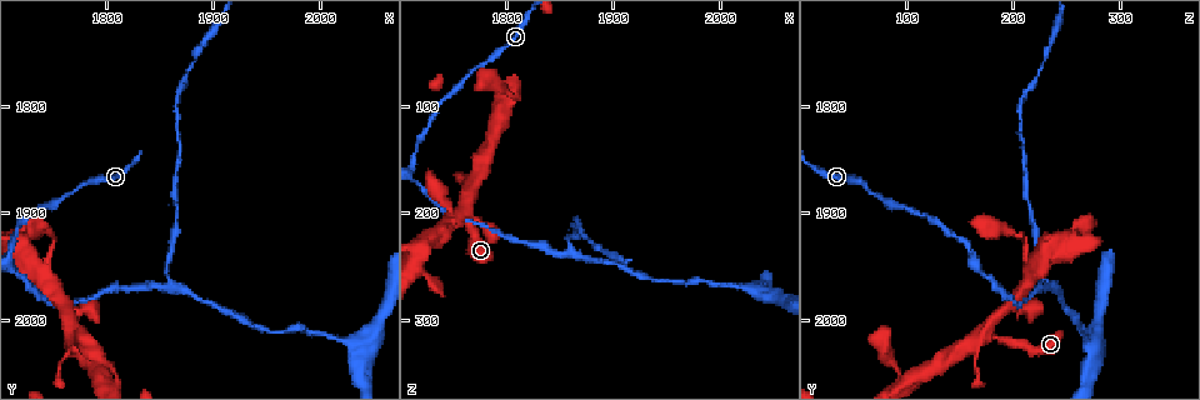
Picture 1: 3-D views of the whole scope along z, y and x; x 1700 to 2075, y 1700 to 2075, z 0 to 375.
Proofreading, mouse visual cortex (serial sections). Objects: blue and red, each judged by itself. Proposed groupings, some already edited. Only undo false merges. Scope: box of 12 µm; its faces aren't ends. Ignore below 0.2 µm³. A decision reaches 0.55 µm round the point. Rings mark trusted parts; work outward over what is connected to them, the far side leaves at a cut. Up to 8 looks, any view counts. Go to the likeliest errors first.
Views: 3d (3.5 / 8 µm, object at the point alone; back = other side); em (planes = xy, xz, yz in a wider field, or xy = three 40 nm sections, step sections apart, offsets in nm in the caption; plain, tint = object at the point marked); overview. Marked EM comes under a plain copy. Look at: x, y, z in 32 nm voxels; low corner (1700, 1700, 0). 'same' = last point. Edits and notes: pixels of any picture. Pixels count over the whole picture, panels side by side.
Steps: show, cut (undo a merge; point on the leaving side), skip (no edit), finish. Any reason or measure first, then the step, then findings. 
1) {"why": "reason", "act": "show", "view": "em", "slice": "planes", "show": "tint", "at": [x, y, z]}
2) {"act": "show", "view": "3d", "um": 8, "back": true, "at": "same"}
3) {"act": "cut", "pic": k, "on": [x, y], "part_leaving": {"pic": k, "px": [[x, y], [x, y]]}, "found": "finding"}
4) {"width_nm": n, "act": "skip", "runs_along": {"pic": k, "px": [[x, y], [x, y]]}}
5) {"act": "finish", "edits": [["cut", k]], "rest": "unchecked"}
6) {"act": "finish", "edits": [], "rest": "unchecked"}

{"why": "arms part here", "act": "show", "view": "3d", "um": 3.5, "at": [1858, 1970, 240]}

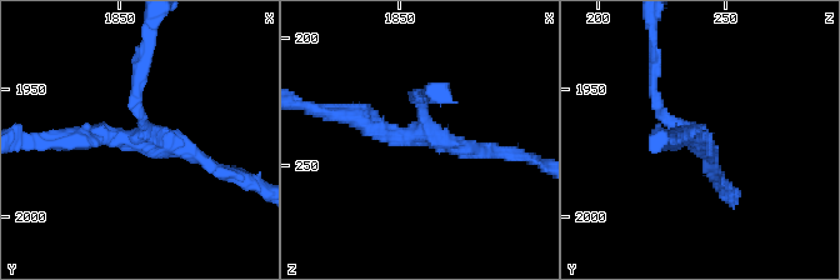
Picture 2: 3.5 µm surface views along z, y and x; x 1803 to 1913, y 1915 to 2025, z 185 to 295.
{"arms": 3, "arm_widths_nm": [150, 200, 250], "act": "show", "view": "em", "slice": "xy", "step": 3, "show": "tint", "at": [1860, 1970, 237]}

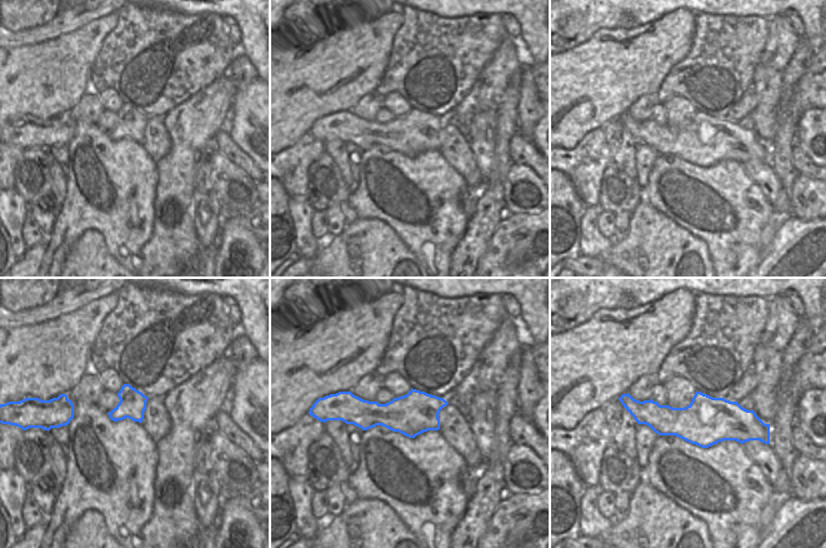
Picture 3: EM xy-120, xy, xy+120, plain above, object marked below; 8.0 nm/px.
{"width_nm": 340, "act": "skip", "runs_along": {"pic": 3, "px": [[627, 404], [665, 421], [754, 426]]}, "found": "all the same cell"}

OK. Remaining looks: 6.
{"why": "arms part here", "act": "show", "view": "3d", "um": 3.5, "at": [1768, 2012, 174]}

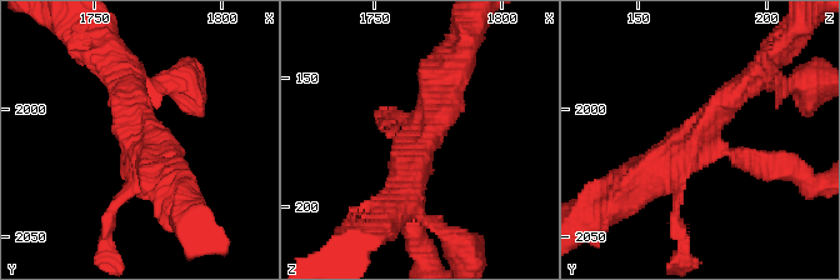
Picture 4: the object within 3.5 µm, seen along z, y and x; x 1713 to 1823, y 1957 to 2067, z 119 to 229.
{"act": "show", "view": "em", "slice": "xy", "step": 5, "show": "tint", "at": [1770, 2013, 177]}

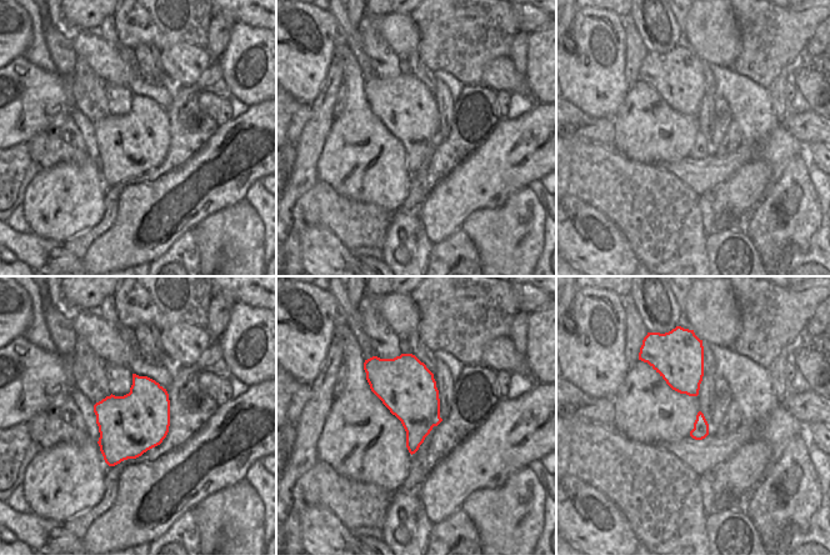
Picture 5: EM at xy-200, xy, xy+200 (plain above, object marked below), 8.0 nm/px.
{"width_nm": 460, "act": "skip", "runs_along": {"pic": 4, "px": [[778, 164], [706, 141], [751, 80]]}, "found": "continuous, no second cell"}

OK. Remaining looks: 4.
{"why": "small branch off a trunk", "act": "show", "view": "3d", "um": 3.5, "at": [2038, 2020, 274]}

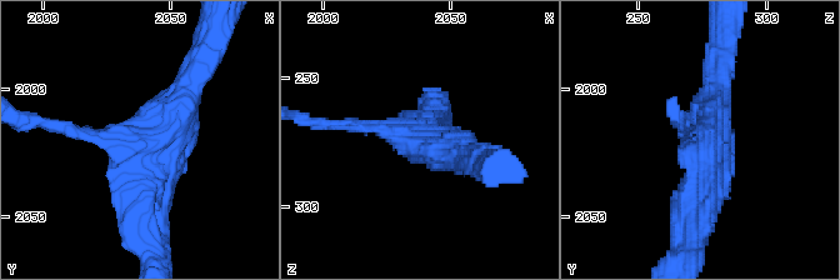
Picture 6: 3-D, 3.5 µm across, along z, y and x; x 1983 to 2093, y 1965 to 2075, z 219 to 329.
{"why": "need the tissue", "act": "show", "view": "em", "slice": "xy", "step": 2, "show": "tint", "at": [2036, 2022, 275]}

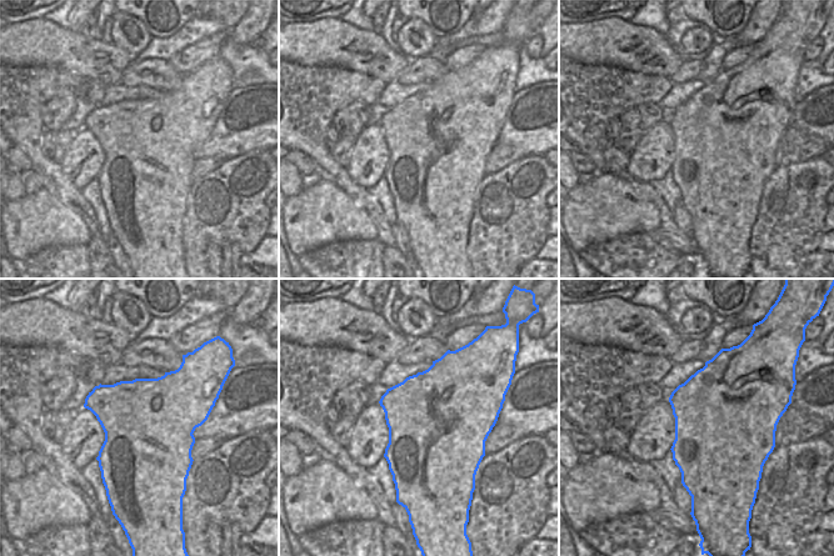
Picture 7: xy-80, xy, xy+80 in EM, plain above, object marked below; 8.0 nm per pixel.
{"act": "skip", "runs_along": {"pic": 6, "px": [[60, 129], [144, 144], [186, 90]]}, "found": "one cell here"}

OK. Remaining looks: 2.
{"act": "finish", "edits": [], "rest": "unchecked"}

